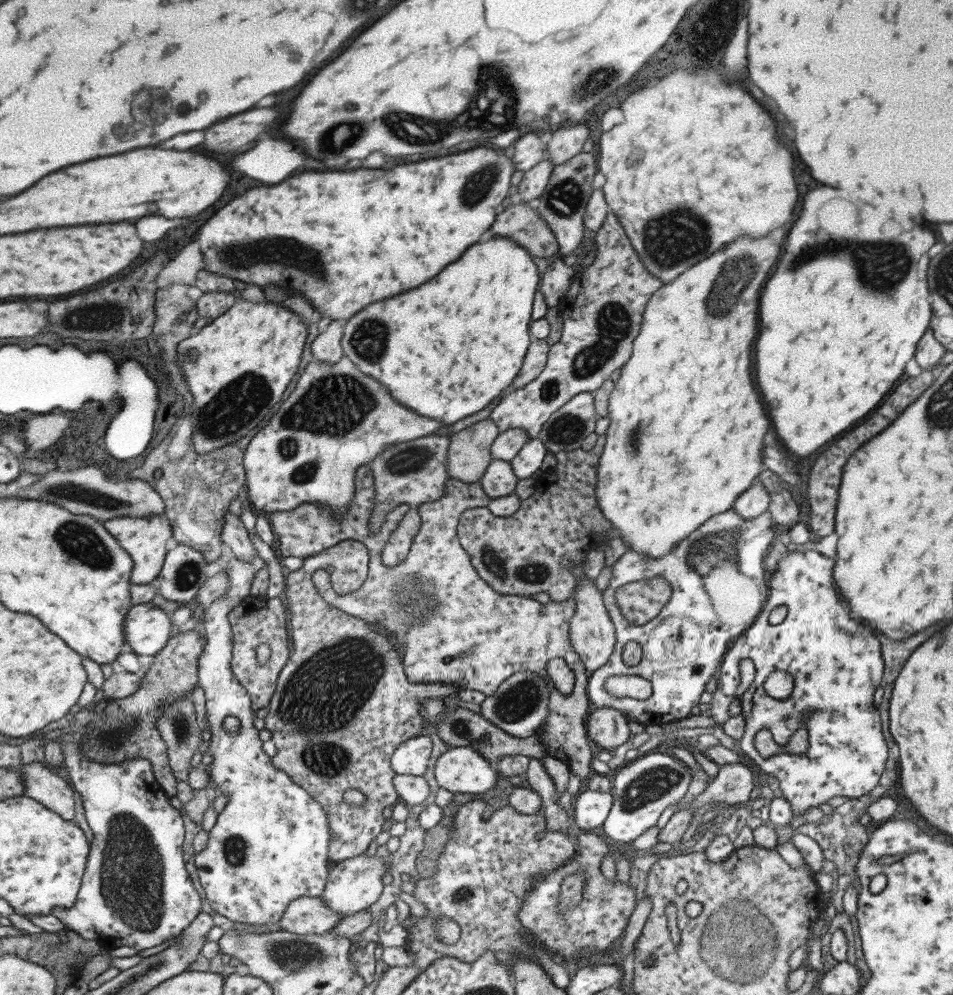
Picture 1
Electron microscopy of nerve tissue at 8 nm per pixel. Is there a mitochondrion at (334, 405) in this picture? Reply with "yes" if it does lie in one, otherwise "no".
yes

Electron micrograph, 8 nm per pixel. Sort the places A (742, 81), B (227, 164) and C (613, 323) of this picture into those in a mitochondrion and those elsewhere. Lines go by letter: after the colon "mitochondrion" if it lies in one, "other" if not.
A: other
B: other
C: mitochondrion

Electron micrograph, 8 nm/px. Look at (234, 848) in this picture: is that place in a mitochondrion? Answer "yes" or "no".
yes

